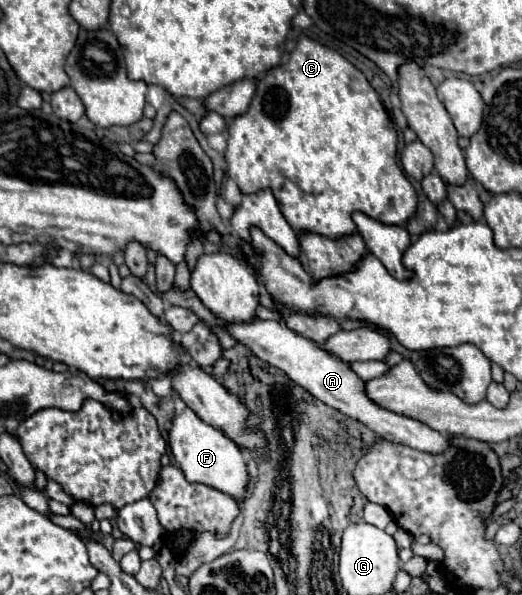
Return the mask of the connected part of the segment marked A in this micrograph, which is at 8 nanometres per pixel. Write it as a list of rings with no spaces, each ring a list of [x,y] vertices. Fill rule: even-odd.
[[[170,287],[168,291],[160,293],[162,301],[166,301],[168,305],[178,305],[178,307],[186,307],[190,311],[194,311],[198,315],[198,319],[202,323],[206,323],[208,327],[222,327],[228,331],[228,335],[248,347],[258,359],[282,369],[294,383],[298,383],[300,387],[304,387],[310,395],[314,395],[316,399],[320,399],[322,403],[338,409],[340,413],[362,421],[366,427],[370,427],[378,437],[400,443],[400,445],[408,445],[412,449],[418,451],[428,451],[428,453],[440,453],[444,451],[444,447],[448,445],[448,437],[440,435],[438,431],[432,431],[430,427],[424,427],[424,423],[416,423],[416,419],[408,419],[404,415],[398,415],[394,411],[388,411],[384,407],[378,407],[366,393],[366,383],[364,379],[360,379],[350,363],[342,361],[340,357],[336,357],[334,353],[322,349],[316,341],[294,333],[292,329],[284,327],[280,321],[272,319],[272,321],[262,321],[258,317],[250,319],[250,321],[236,321],[236,323],[228,323],[220,317],[216,317],[210,309],[204,307],[204,303],[196,297],[196,293],[192,289],[188,291],[180,291],[178,287]]]

